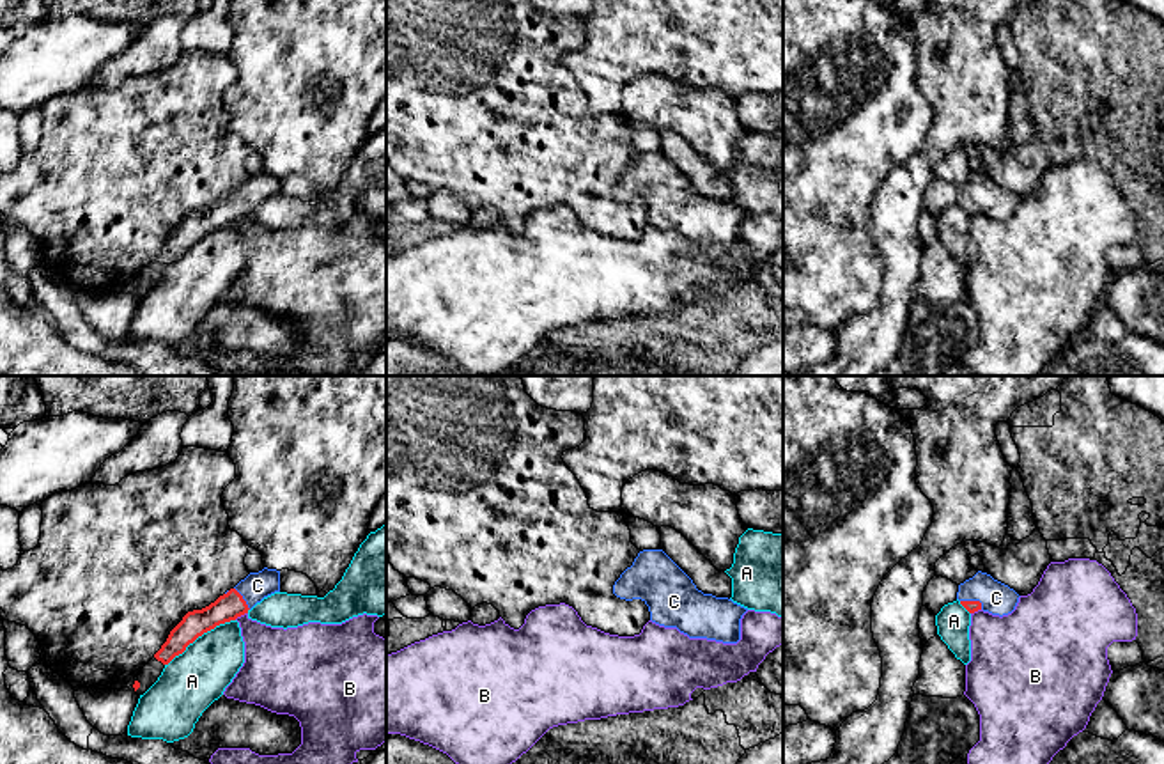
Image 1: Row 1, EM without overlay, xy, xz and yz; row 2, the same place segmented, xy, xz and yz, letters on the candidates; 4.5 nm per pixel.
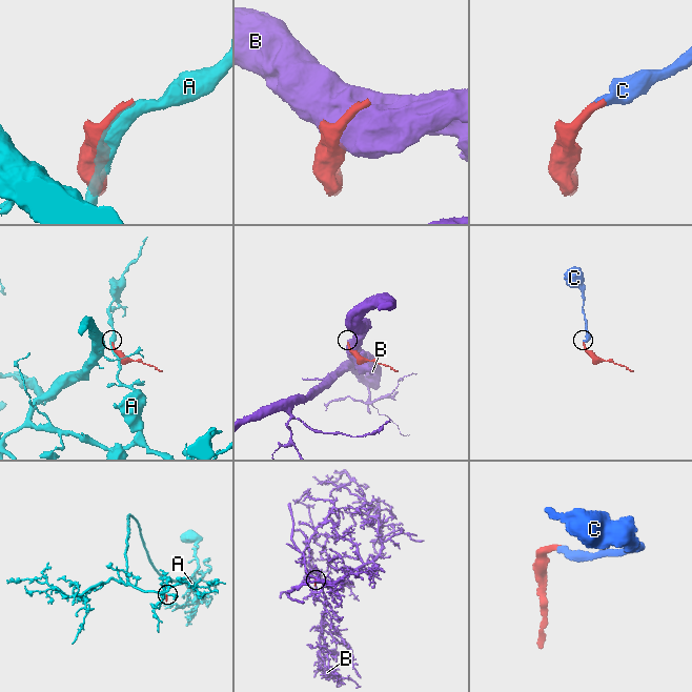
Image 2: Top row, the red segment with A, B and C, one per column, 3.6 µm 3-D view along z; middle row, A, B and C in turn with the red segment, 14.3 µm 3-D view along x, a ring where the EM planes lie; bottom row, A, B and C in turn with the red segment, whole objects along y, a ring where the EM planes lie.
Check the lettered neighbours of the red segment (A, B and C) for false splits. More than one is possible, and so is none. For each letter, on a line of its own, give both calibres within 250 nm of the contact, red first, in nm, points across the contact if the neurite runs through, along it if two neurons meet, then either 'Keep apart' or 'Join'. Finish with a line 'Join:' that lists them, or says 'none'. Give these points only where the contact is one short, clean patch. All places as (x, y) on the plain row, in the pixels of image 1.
A: Thickness 120 nm (red) against 280 nm. Keep apart
B: Thickness 120 nm (red) against 280 nm. Keep apart
C: Thickness 60 nm (red) against 150 nm. Path across: yz (971, 210), (973, 204), (996, 201). Join
Join: C

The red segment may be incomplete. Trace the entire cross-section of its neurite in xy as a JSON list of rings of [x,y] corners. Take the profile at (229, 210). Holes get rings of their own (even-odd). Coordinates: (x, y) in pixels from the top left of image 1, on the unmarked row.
[[[264,170],[259,175],[250,175],[209,209],[188,214],[170,234],[167,245],[154,261],[163,268],[168,268],[198,239],[220,227],[236,223],[237,220],[248,216],[257,206],[275,195],[280,195],[280,174]]]

